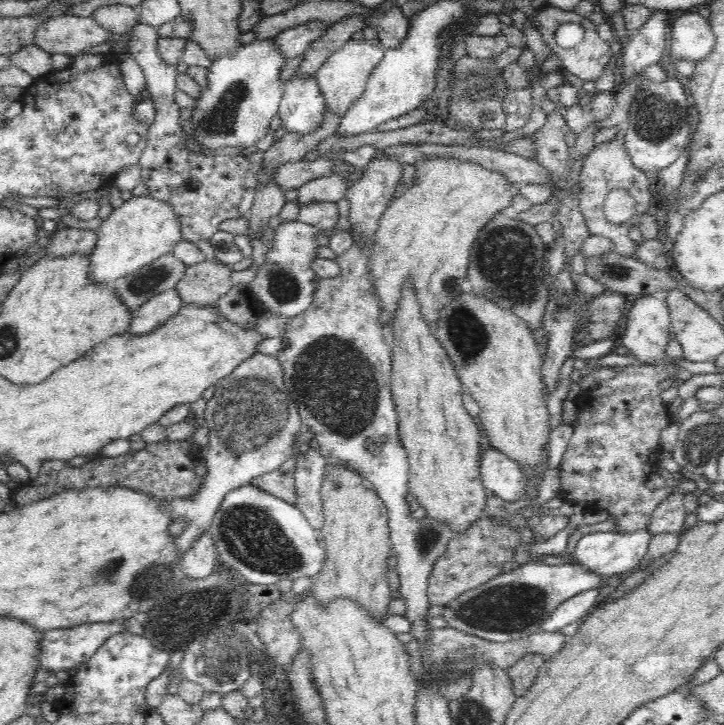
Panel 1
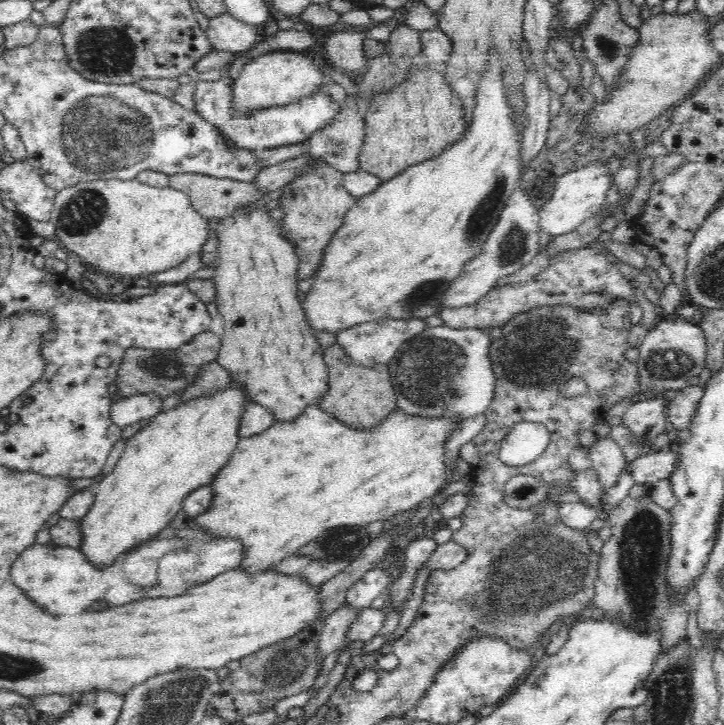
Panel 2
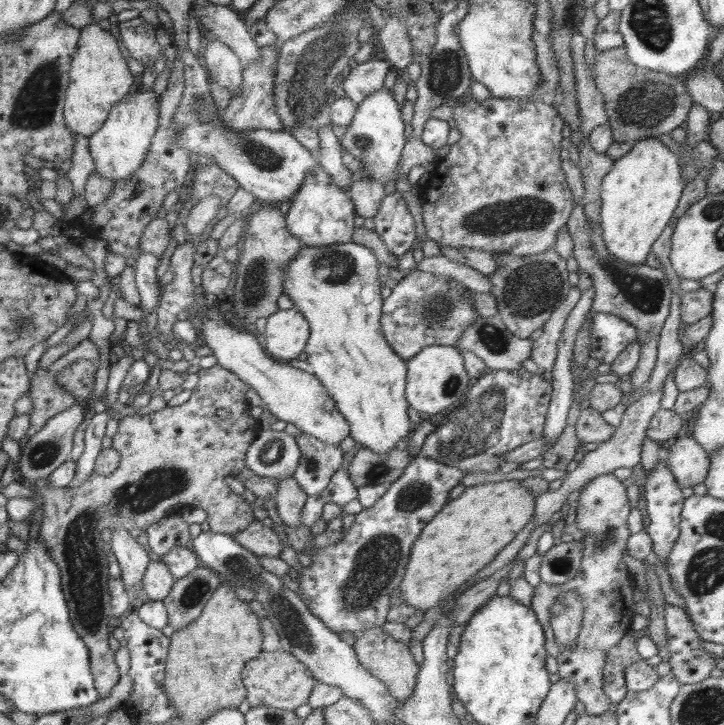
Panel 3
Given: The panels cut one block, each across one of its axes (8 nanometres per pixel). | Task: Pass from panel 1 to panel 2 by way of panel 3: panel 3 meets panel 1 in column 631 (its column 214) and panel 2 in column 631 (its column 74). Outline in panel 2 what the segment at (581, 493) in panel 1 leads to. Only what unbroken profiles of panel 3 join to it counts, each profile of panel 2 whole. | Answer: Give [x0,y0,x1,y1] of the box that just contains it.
[592,484,688,655]

